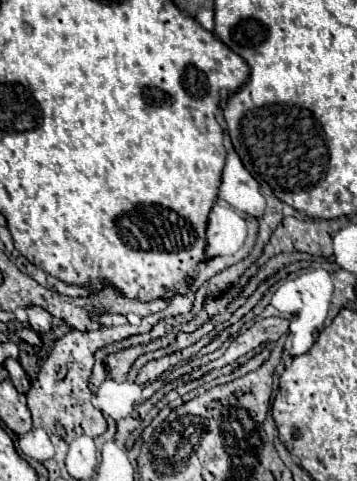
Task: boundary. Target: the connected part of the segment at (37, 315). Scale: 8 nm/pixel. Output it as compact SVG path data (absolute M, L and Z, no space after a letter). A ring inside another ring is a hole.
M30 306L26 312L28 312L28 318L30 318L28 322L30 322L32 330L36 330L36 332L50 332L50 328L52 328L50 312L46 312L40 306Z

